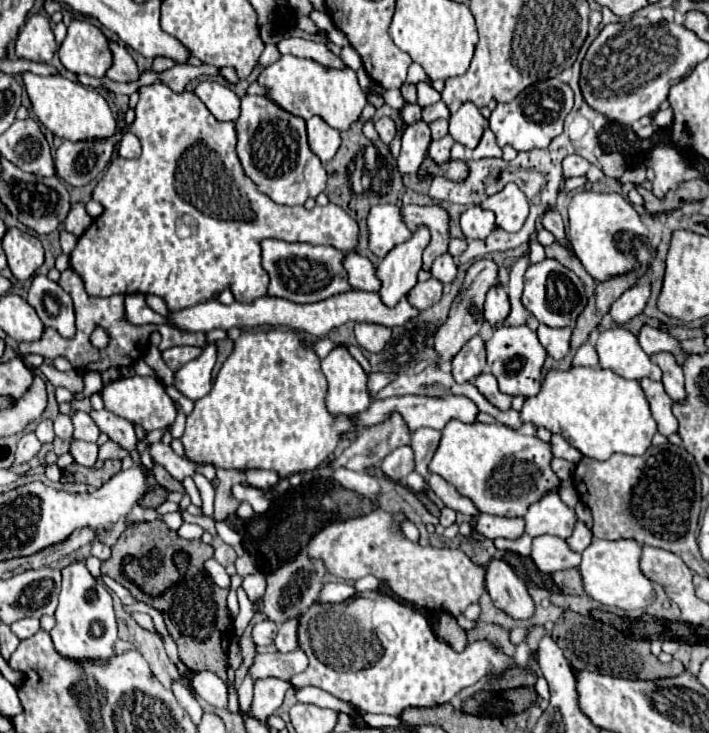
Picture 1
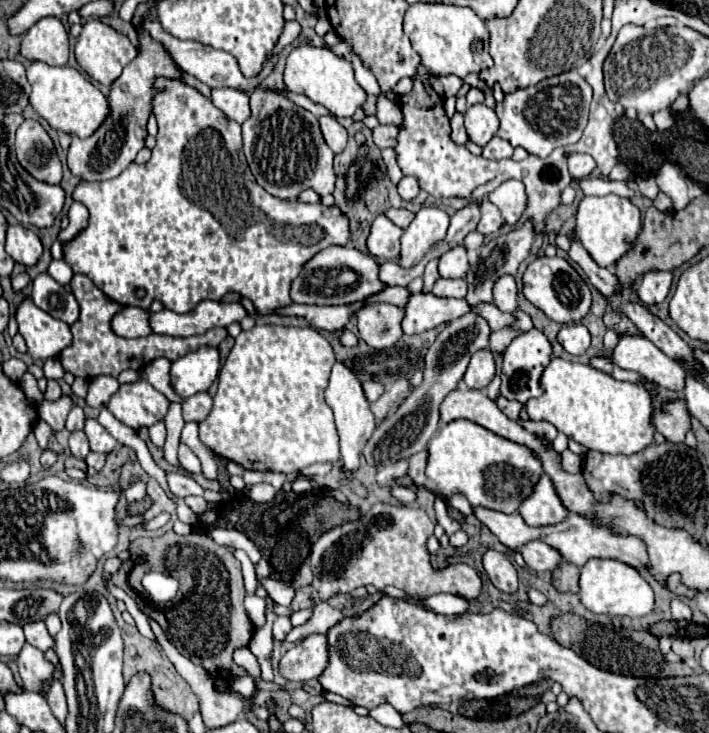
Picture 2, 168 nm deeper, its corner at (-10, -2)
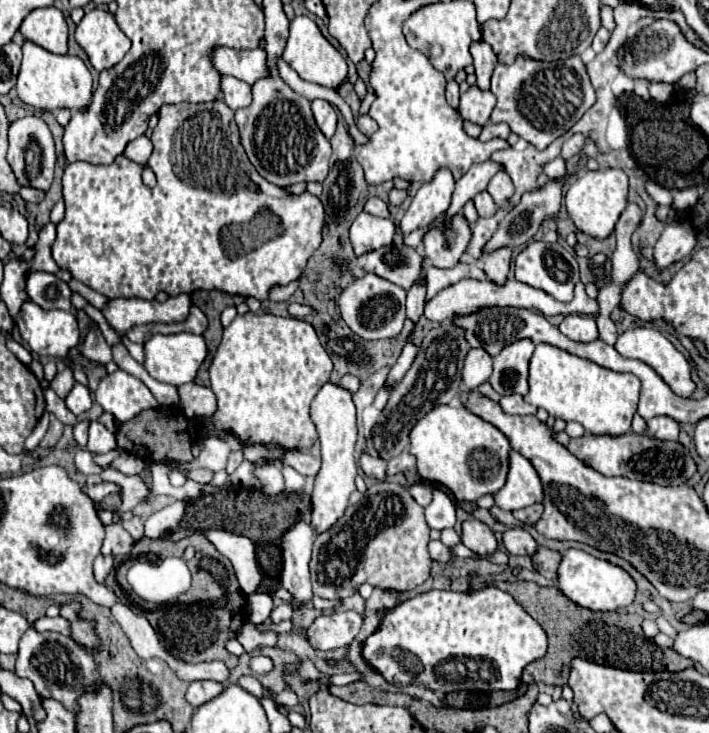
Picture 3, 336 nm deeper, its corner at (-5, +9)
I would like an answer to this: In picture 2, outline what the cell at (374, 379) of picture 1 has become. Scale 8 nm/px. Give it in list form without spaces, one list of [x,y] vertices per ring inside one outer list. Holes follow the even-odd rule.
[[[364,381],[364,383],[362,383],[362,389],[364,389],[364,397],[368,399],[368,403],[374,403],[374,401],[382,395],[382,387],[380,387],[380,383]]]

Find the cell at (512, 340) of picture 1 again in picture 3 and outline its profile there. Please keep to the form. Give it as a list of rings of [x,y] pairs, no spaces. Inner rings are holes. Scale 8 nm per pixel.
[[[517,340],[493,356],[493,374],[489,382],[501,396],[527,394],[527,370],[533,348],[535,344],[531,340]]]

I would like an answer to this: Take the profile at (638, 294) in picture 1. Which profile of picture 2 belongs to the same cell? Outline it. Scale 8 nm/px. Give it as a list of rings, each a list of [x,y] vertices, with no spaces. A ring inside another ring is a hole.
[[[648,271],[642,279],[642,283],[638,285],[638,295],[640,295],[642,303],[646,303],[646,305],[662,303],[666,299],[666,295],[670,293],[672,279],[674,279],[672,271]]]

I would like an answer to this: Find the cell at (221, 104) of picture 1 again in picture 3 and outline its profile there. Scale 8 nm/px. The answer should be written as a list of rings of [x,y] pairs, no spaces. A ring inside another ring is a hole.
[[[221,76],[221,94],[231,110],[239,110],[251,104],[251,86],[233,76]]]

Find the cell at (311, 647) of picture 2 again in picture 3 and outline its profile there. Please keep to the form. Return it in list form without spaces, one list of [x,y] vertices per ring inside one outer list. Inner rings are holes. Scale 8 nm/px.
[[[351,610],[323,614],[313,620],[305,636],[315,650],[327,652],[341,646],[349,646],[359,634],[361,622],[363,622],[361,614],[351,612]]]

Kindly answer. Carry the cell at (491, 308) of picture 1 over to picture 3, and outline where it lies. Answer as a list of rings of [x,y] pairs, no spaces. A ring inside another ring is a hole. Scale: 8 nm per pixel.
[[[499,248],[483,258],[483,272],[491,282],[505,284],[509,274],[509,262],[511,262],[511,248]]]

